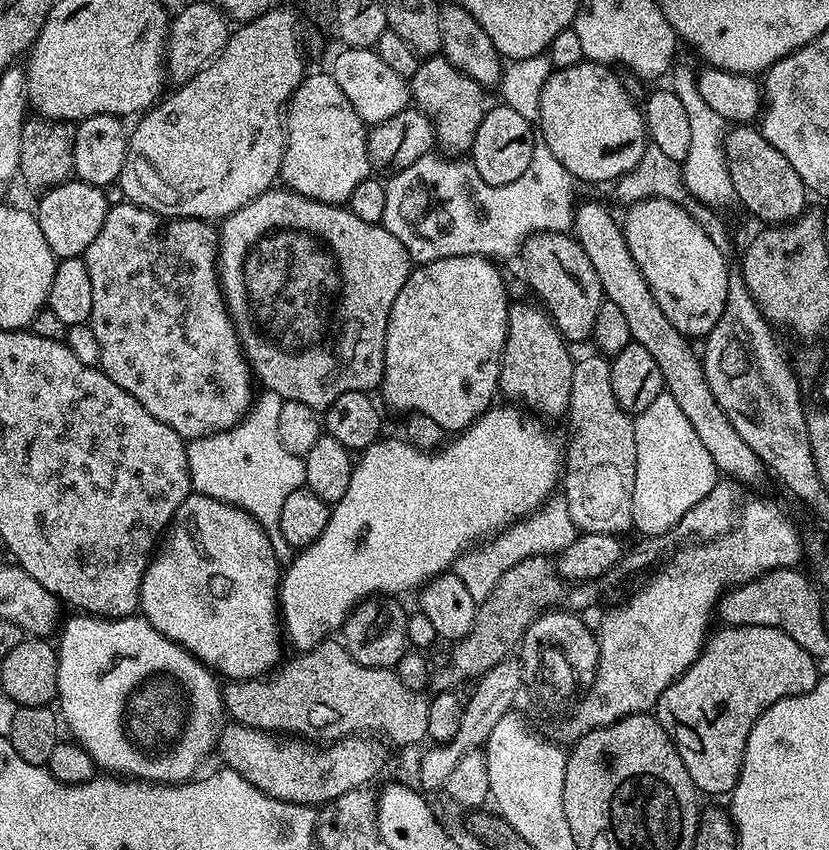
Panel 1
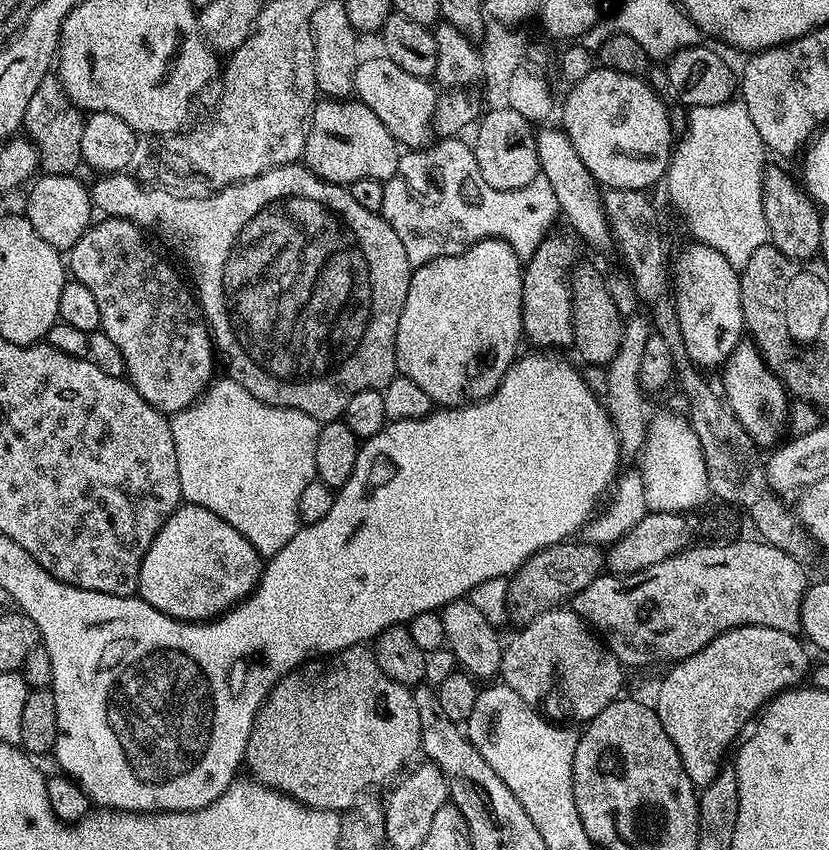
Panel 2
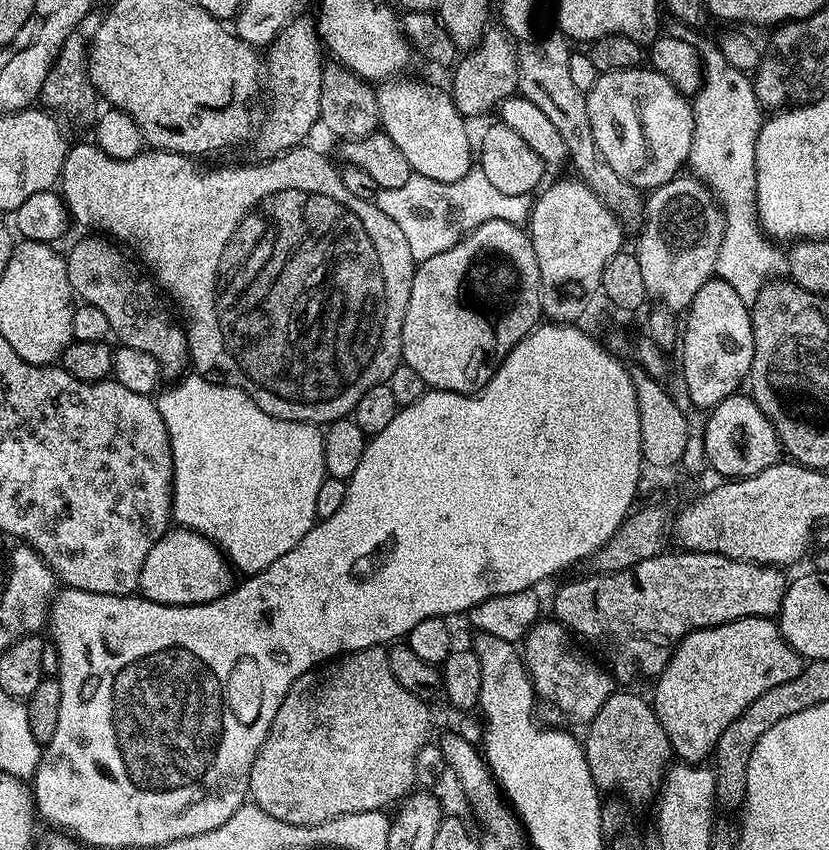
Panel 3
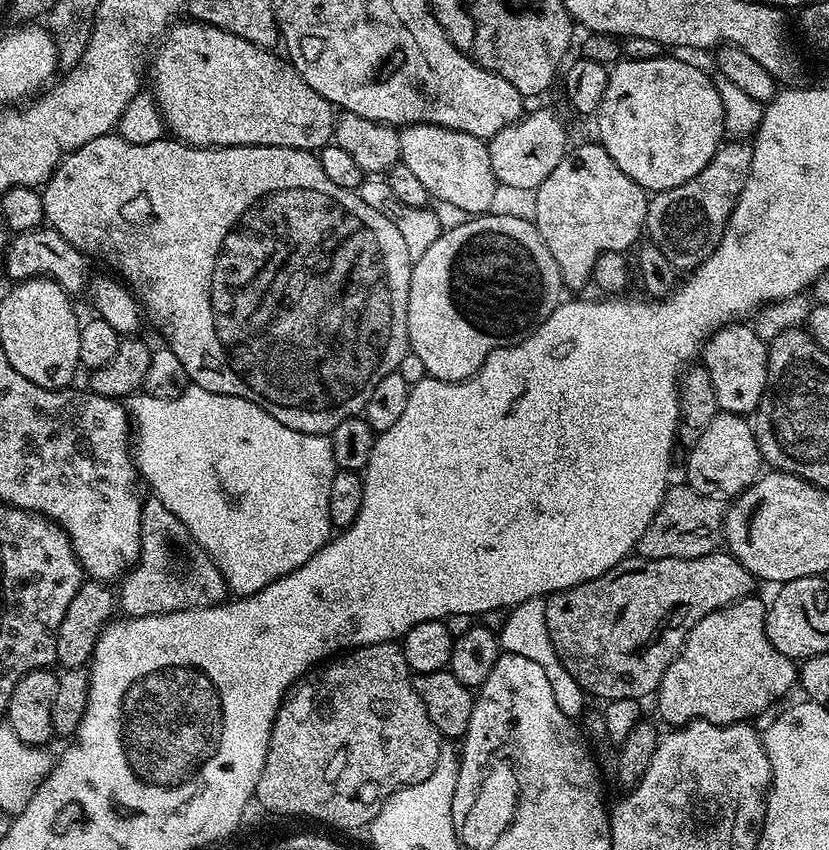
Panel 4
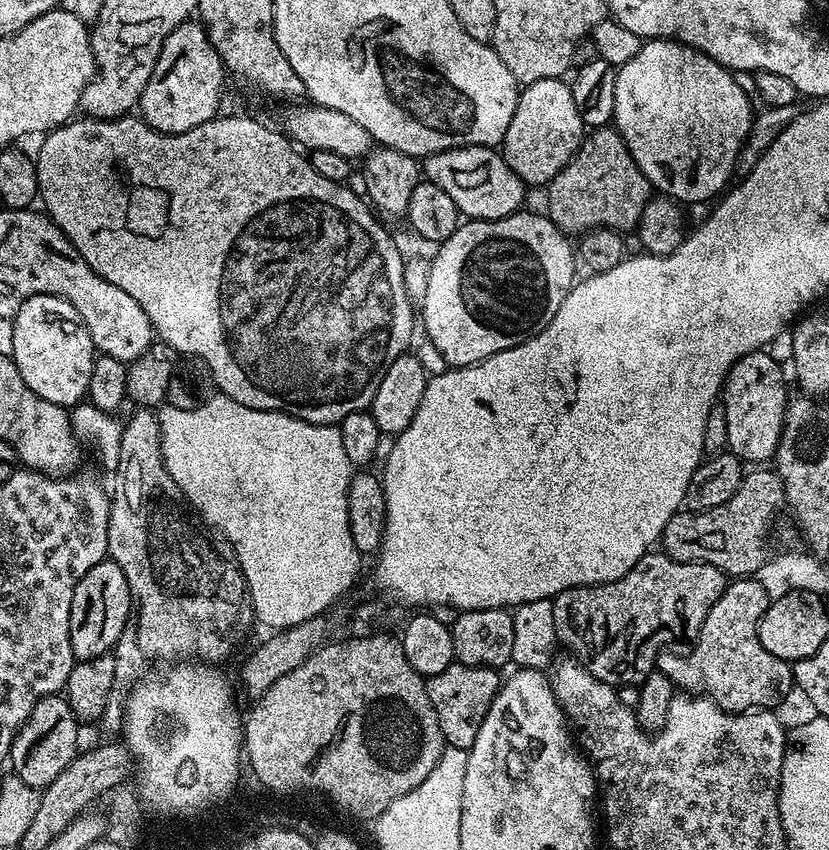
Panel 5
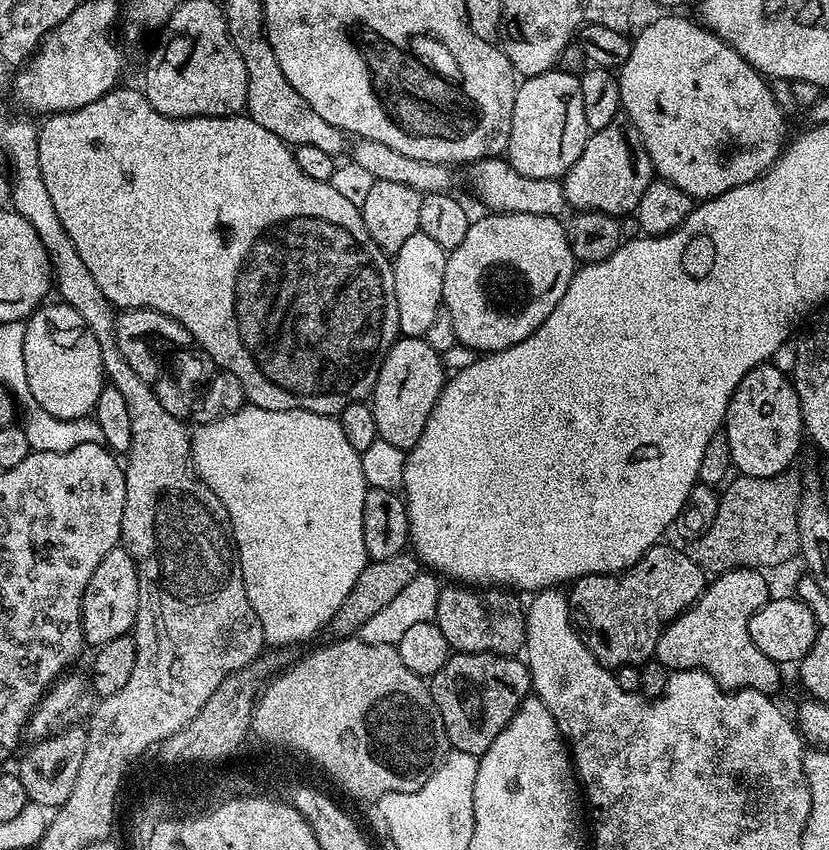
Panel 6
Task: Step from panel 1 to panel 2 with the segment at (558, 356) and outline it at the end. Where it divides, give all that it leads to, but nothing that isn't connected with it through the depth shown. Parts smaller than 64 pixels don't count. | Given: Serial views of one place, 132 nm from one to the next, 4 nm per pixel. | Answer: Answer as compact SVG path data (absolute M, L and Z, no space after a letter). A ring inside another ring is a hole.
M575 235L545 236L538 250L526 262L522 286L522 326L524 336L540 350L571 349L574 338L574 310L572 309L572 281L570 273L577 265L581 245Z

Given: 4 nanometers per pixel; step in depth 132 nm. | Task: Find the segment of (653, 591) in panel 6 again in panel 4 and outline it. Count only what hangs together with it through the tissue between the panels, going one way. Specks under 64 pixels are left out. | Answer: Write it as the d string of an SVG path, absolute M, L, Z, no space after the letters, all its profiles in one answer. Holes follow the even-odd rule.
M717 550L706 554L702 558L694 558L693 560L683 560L682 558L658 558L657 560L629 558L590 582L582 582L573 588L553 592L545 602L546 625L550 632L550 640L553 642L554 650L557 651L562 666L573 675L575 682L580 688L584 689L589 697L597 696L600 702L610 700L634 700L640 702L643 701L643 696L651 697L656 689L660 687L662 674L666 674L670 662L680 655L680 650L684 646L684 639L687 638L688 631L692 627L698 622L702 622L702 618L706 618L706 614L714 614L714 610L730 606L735 600L741 600L753 595L753 592L754 577L727 550Z

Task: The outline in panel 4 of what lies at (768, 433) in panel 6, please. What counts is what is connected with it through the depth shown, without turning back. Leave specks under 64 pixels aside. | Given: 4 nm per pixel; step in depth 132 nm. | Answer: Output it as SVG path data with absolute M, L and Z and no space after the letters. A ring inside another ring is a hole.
M733 322L712 333L704 341L702 367L710 374L710 382L714 382L714 398L718 398L721 412L755 413L762 394L768 390L768 344L760 340L752 326L744 322Z

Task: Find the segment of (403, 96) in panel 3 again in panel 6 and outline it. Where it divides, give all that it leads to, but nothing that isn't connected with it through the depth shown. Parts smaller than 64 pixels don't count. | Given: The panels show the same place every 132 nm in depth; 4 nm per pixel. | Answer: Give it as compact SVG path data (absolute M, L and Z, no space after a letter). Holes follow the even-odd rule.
M491 156L489 160L477 160L467 165L466 172L477 198L488 207L485 209L493 213L513 212L560 218L565 215L564 208L569 207L564 196L564 185L560 180L526 178L526 174L518 174L518 170L514 170L514 166L507 159L499 156Z

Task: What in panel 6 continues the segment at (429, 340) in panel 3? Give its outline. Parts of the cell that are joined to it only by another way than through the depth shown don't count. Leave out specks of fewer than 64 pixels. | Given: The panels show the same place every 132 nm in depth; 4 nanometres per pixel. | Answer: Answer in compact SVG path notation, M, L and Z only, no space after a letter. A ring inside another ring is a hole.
M513 212L484 215L488 216L482 217L481 220L473 219L469 223L466 238L462 238L462 242L453 252L447 253L445 277L442 279L442 308L445 313L448 311L448 320L452 323L453 334L456 335L454 336L455 343L464 344L466 347L472 348L477 354L506 350L510 346L530 338L530 334L534 334L534 330L538 330L538 326L542 326L542 322L546 322L546 318L550 318L554 306L558 306L558 298L562 298L562 294L566 294L566 290L572 281L572 275L576 273L578 267L578 261L570 250L565 225L557 217L539 216L538 214L514 214Z

